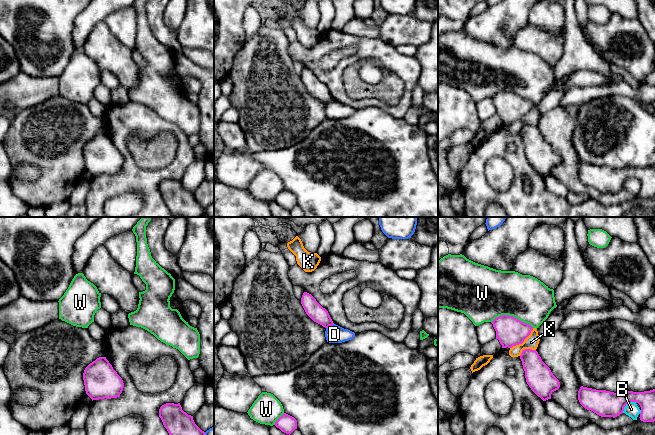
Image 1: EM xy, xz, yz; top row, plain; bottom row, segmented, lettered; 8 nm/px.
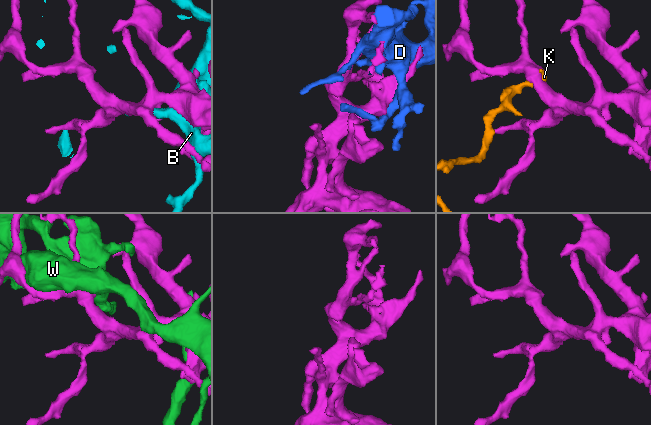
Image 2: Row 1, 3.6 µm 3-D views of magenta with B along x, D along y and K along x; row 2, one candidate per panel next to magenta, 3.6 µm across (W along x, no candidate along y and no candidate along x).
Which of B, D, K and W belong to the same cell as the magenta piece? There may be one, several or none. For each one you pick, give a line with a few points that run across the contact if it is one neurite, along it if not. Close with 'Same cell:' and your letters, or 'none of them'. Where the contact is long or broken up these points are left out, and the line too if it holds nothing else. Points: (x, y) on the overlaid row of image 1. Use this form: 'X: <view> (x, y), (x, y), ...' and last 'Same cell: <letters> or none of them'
Same cell: none of them

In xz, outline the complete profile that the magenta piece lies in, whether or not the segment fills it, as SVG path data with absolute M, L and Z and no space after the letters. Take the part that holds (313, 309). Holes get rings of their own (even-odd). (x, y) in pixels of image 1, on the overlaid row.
M304 292L301 298L301 304L306 314L314 322L325 328L328 328L334 324L328 311L323 308L311 294Z

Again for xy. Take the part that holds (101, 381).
M99 357L84 370L86 394L93 400L117 398L123 391L122 378L106 357Z

